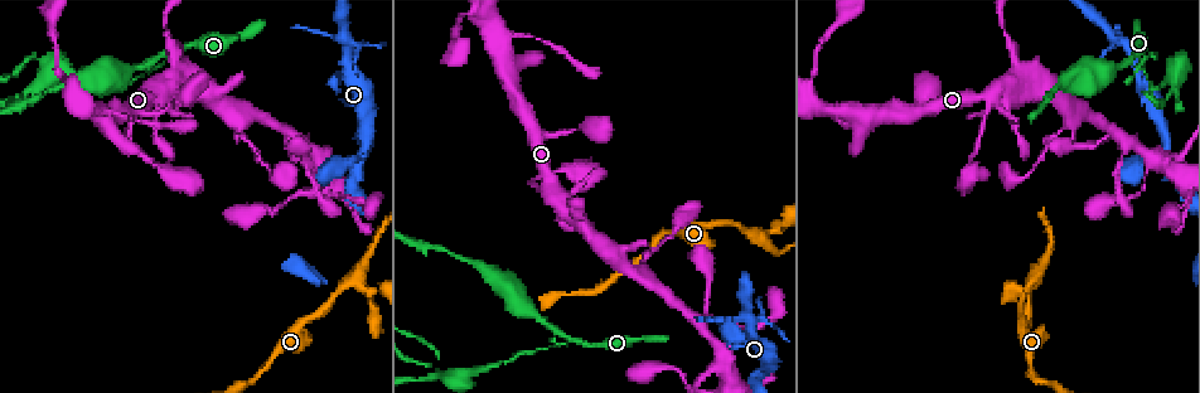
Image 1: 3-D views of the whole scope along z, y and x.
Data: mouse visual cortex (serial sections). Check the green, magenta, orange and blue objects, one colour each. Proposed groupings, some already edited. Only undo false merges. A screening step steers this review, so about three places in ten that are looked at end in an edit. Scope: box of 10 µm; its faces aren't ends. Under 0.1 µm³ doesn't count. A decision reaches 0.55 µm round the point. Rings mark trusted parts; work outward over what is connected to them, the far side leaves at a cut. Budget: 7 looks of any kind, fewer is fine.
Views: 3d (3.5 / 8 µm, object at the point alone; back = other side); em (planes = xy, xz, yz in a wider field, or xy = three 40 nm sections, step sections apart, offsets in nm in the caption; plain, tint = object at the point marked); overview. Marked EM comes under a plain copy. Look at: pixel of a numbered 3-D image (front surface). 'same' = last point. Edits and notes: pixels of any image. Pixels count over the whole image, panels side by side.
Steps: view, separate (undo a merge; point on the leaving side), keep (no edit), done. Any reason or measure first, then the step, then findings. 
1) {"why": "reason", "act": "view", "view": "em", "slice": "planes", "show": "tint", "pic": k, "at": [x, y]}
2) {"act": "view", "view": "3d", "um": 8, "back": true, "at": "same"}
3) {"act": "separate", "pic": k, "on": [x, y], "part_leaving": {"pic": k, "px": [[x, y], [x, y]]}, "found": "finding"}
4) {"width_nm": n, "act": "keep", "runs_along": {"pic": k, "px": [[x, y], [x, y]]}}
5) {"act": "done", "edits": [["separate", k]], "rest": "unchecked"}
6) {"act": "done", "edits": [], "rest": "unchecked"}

{"why": "thick turns thin", "act": "view", "view": "3d", "um": 3.5, "pic": 1, "at": [756, 234]}

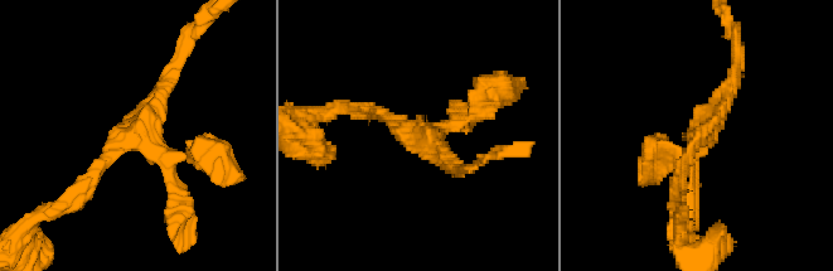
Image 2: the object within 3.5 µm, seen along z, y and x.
{"act": "view", "view": "em", "slice": "xy", "step": 3, "show": "tint", "pic": 2, "at": [138, 132]}

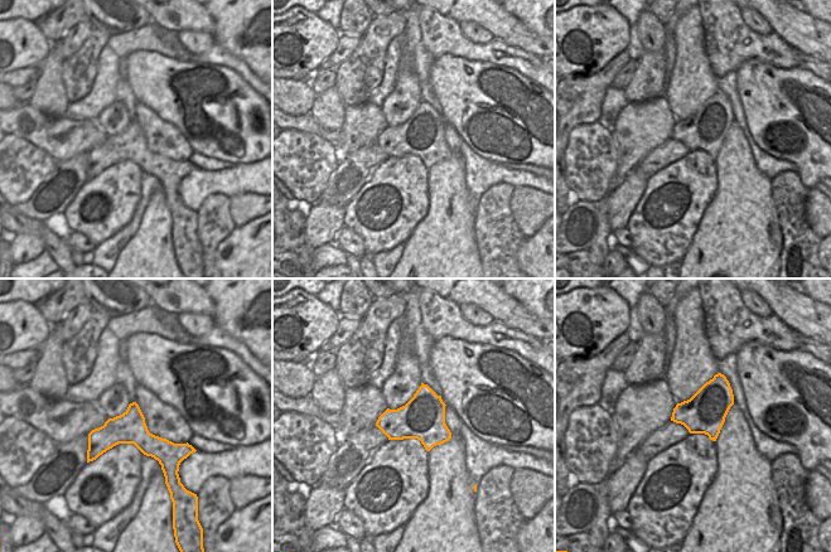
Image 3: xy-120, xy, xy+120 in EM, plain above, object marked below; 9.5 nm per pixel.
{"act": "keep", "runs_along": {"pic": 2, "px": [[80, 188], [146, 126], [177, 68]]}, "found": "one cell here"}

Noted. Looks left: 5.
{"why": "abrupt turn", "act": "view", "view": "3d", "um": 3.5, "pic": 1, "at": [766, 368]}

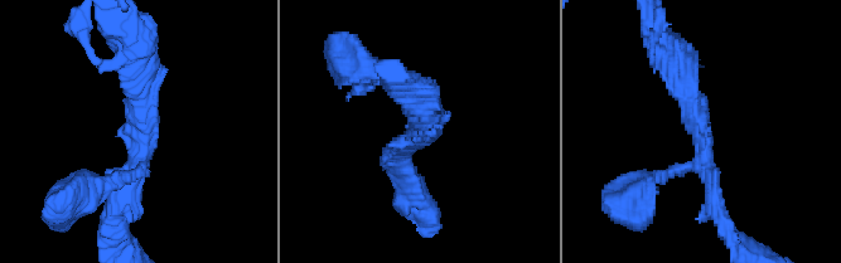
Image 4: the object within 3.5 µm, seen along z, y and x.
{"arms": 3, "arm_widths_nm": [150, 250, 300], "why": "need the tissue", "act": "view", "view": "em", "slice": "xy", "step": 2, "show": "tint", "pic": 4, "at": [140, 154]}

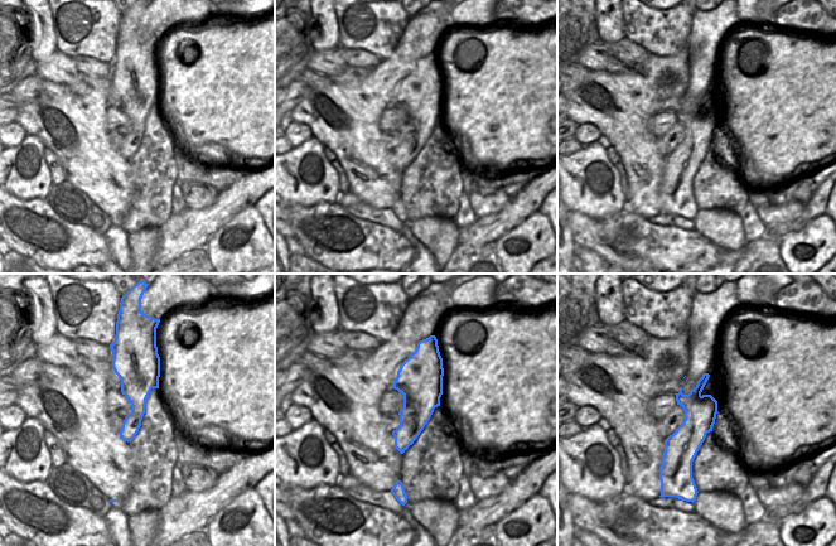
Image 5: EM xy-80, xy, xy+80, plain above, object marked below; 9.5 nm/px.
{"why": "cut it another way", "act": "view", "view": "em", "slice": "xy", "step": 5, "show": "tint", "at": "same"}

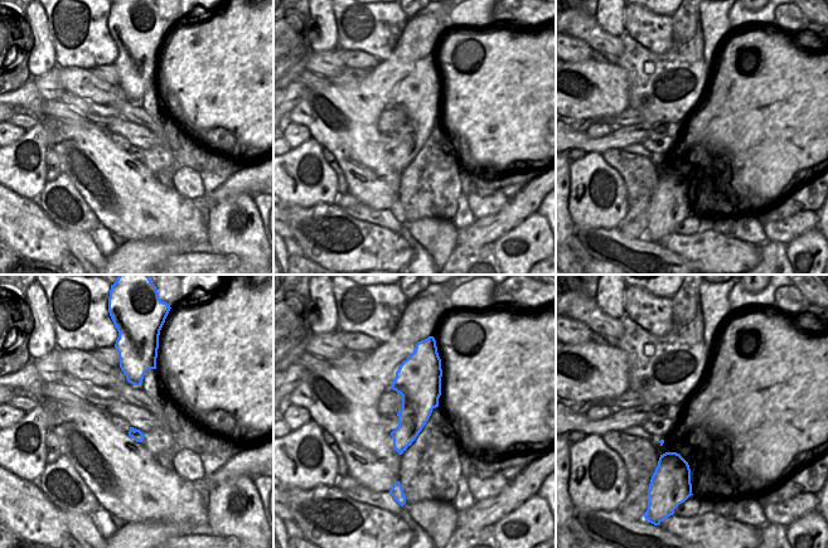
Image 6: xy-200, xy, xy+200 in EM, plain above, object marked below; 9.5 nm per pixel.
{"act": "keep", "runs_along": {"pic": 4, "px": [[139, 74], [143, 170], [104, 183]]}, "found": "one cell here"}

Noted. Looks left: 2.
{"why": "a fork", "act": "view", "view": "3d", "um": 3.5, "pic": 1, "at": [1116, 43]}

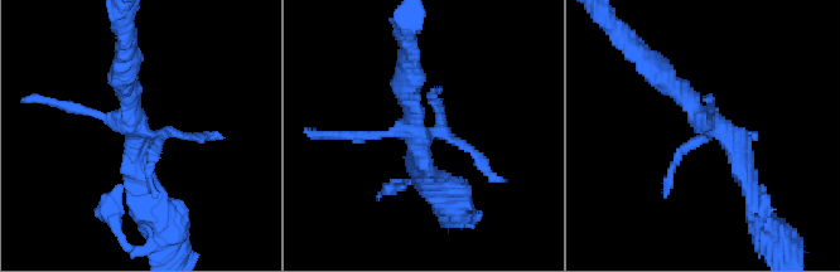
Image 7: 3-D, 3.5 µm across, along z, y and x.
{"why": "shape alone is not enough", "act": "view", "view": "em", "slice": "planes", "show": "tint", "pic": 7, "at": [711, 125]}

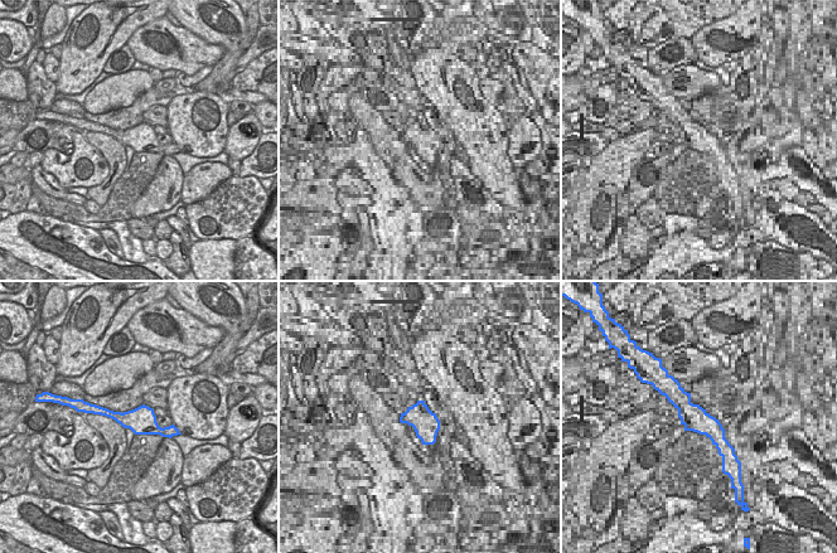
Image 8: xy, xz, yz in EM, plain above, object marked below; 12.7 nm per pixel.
{"act": "keep", "found": "continuous, no second cell"}

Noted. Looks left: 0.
{"act": "done", "edits": [], "rest": "unchecked"}

